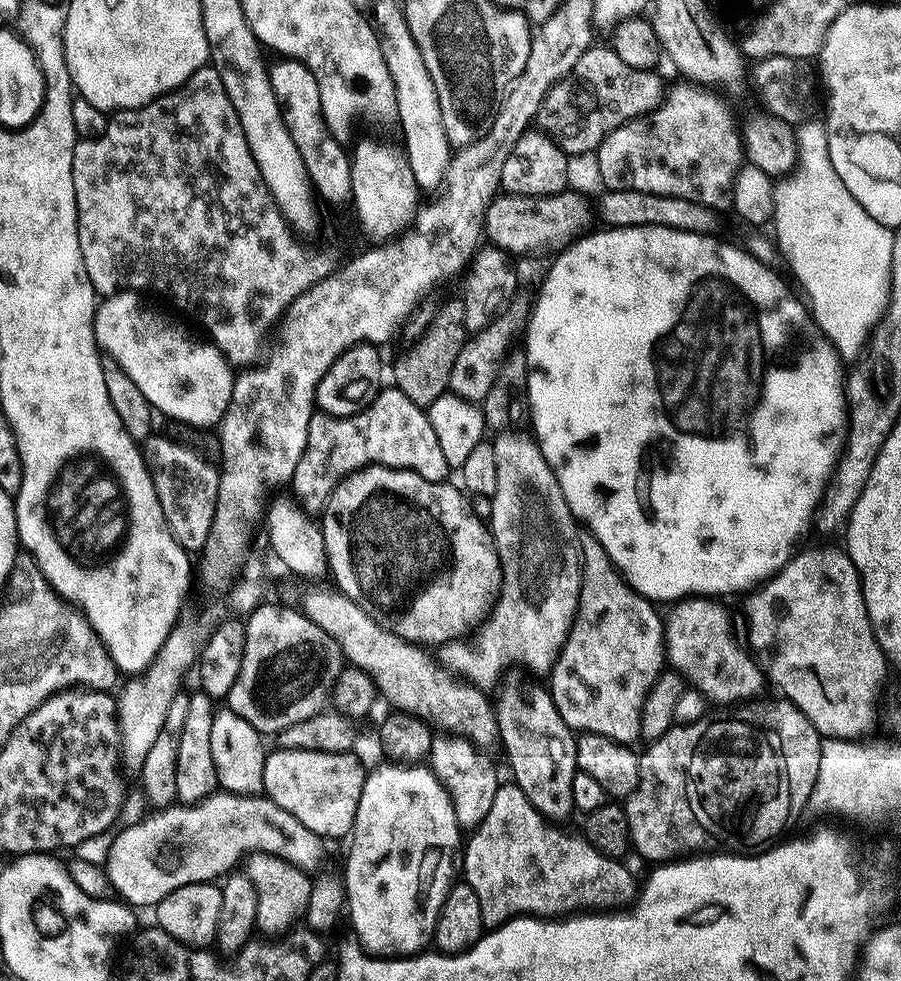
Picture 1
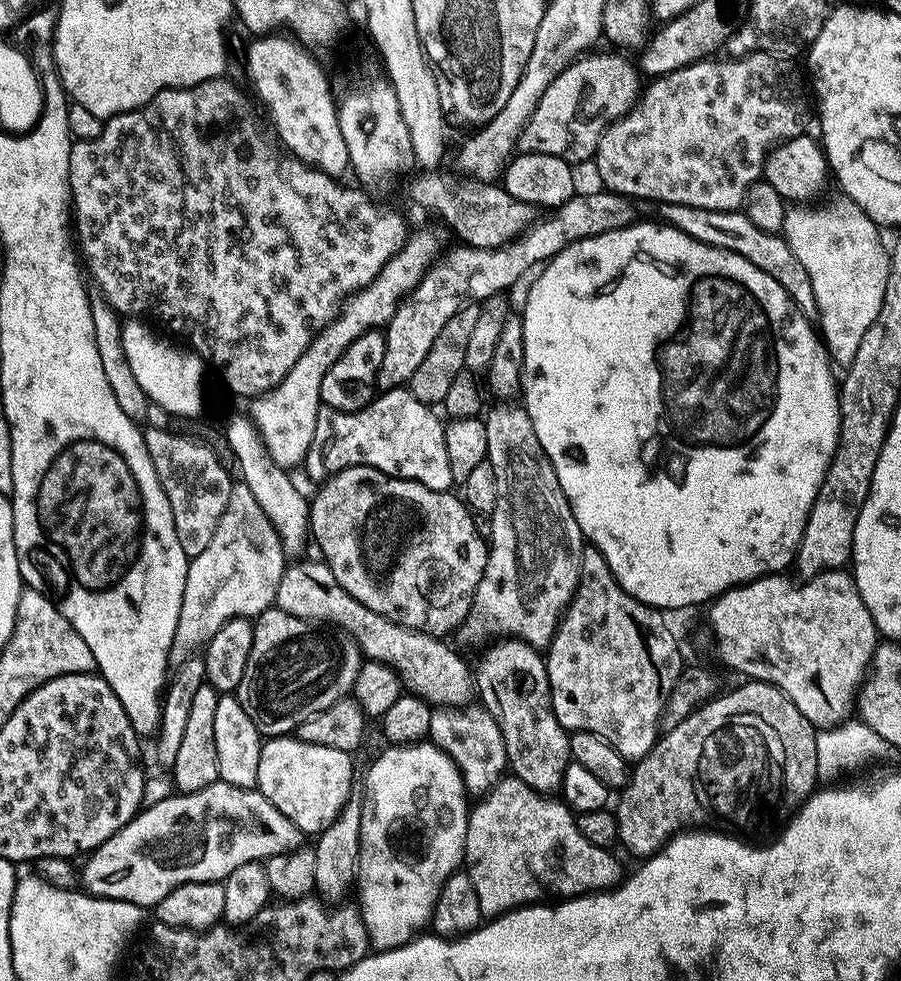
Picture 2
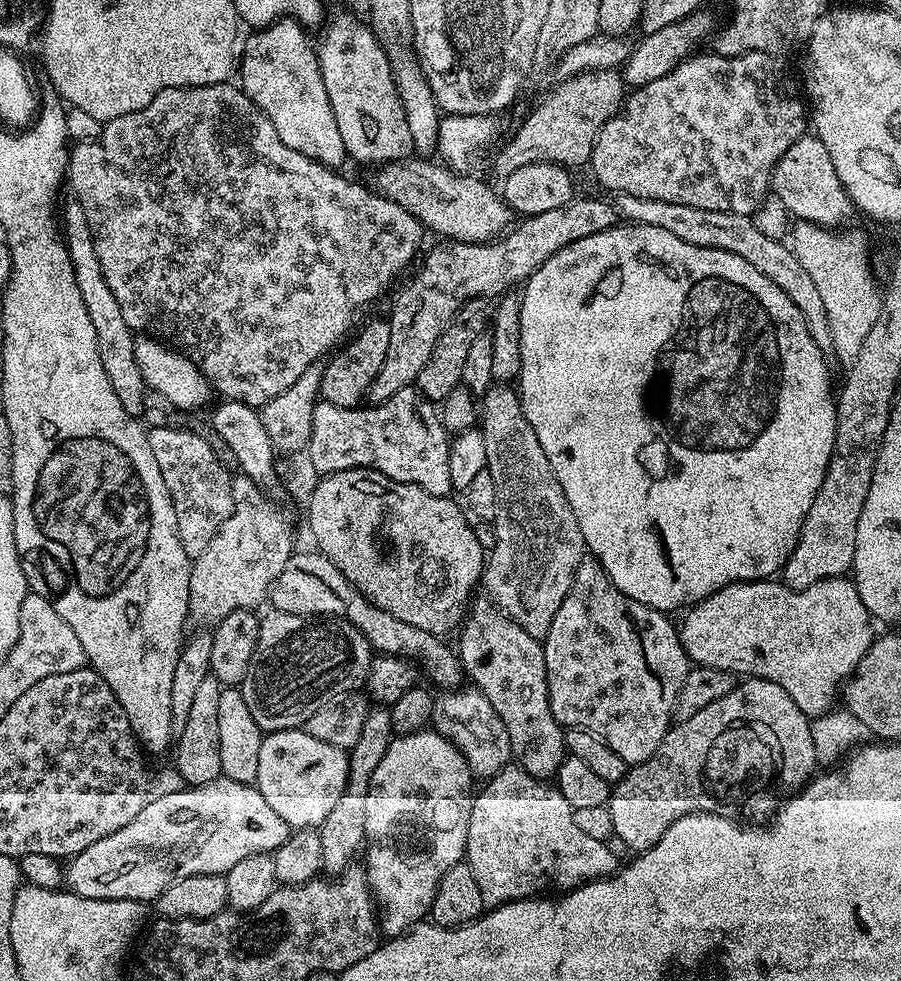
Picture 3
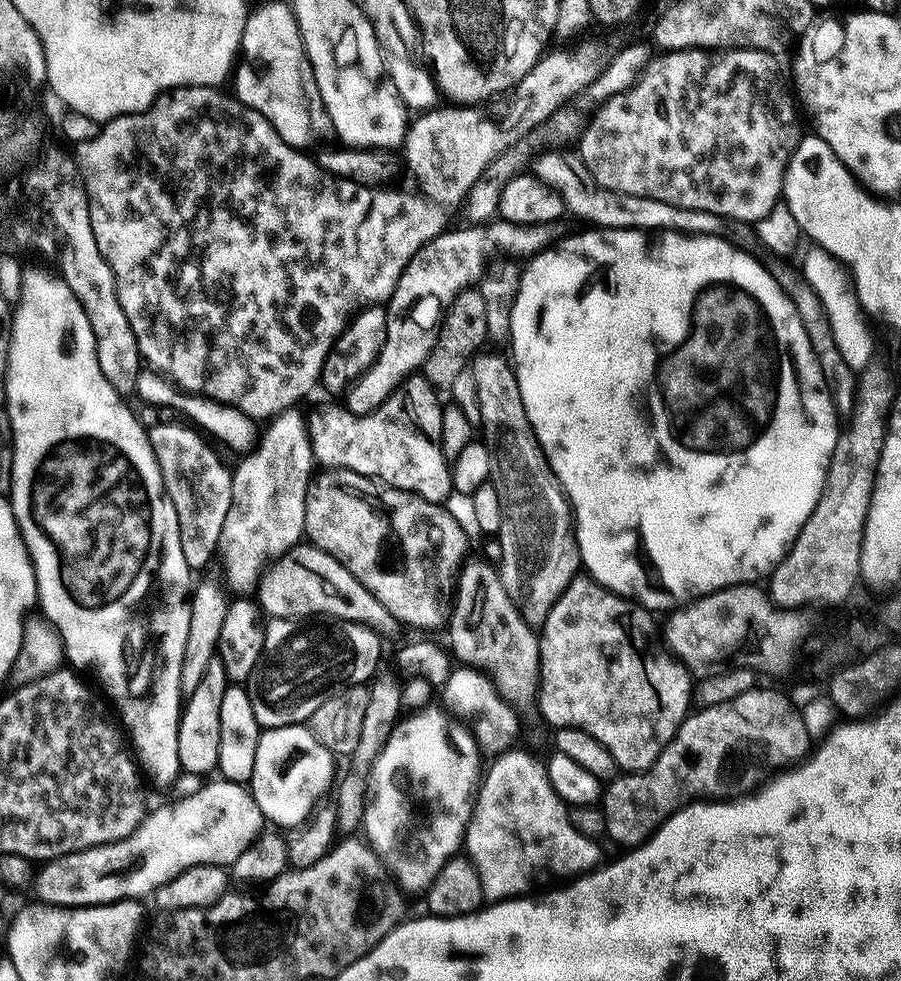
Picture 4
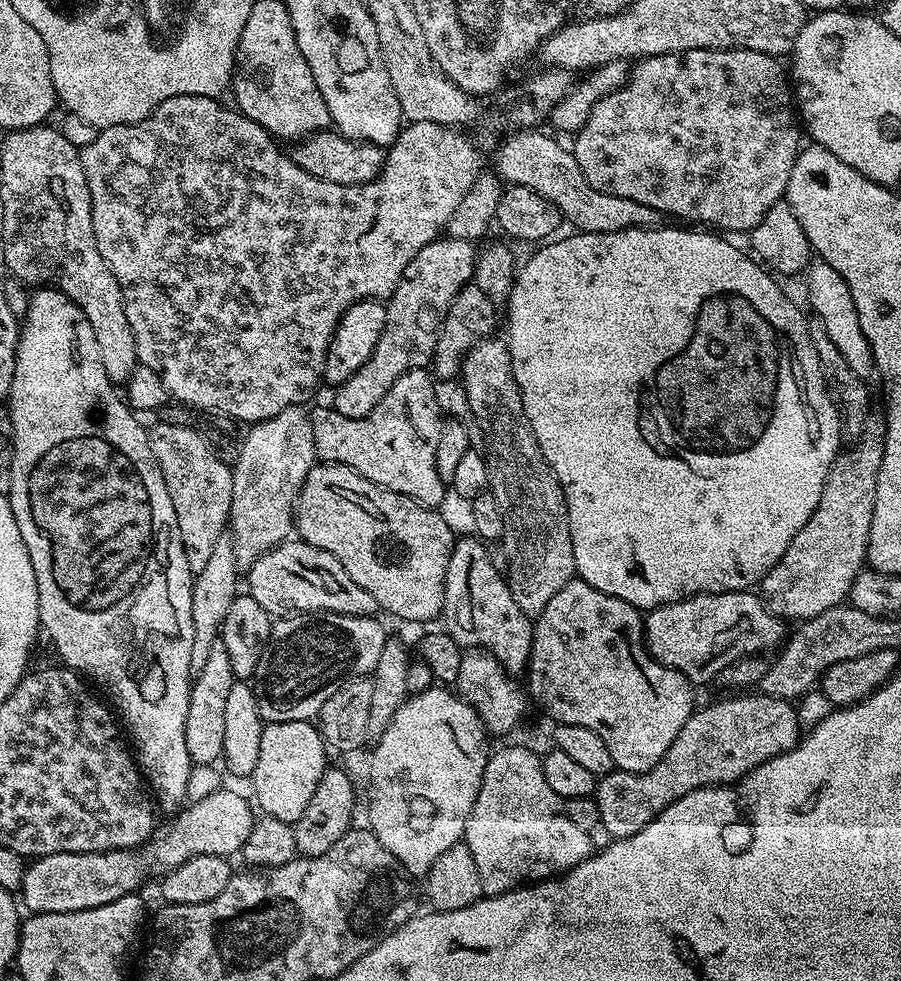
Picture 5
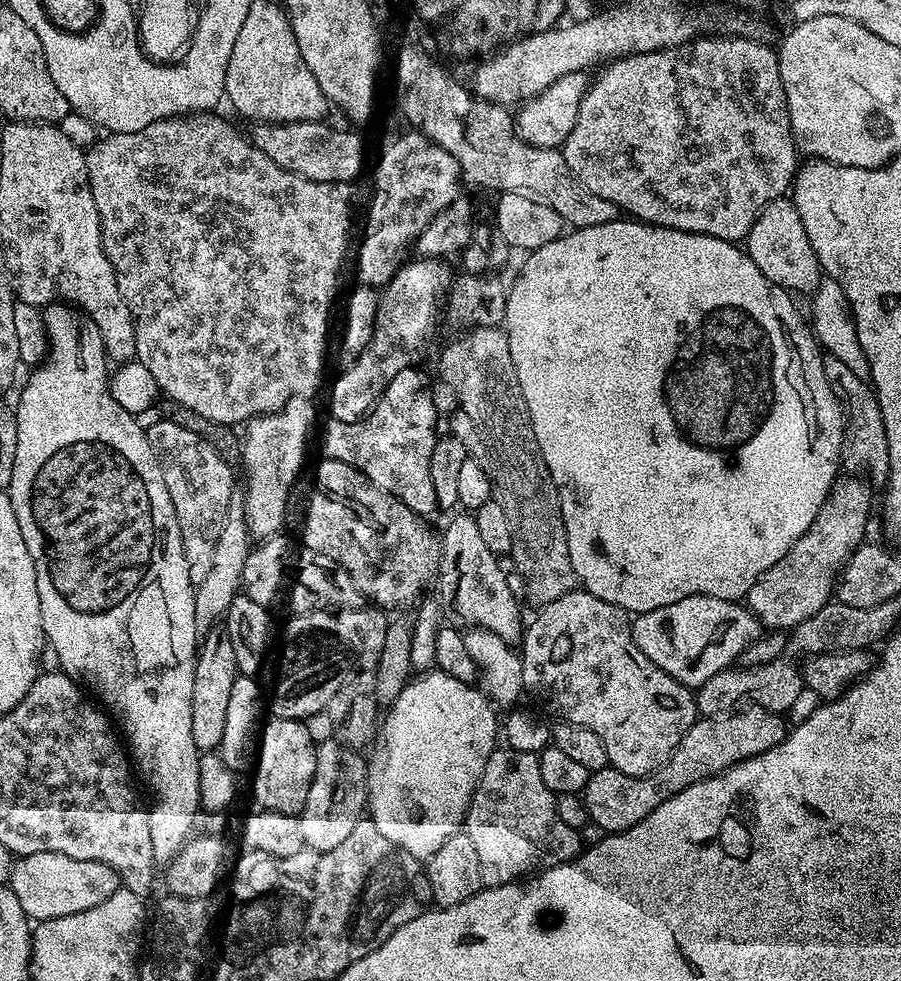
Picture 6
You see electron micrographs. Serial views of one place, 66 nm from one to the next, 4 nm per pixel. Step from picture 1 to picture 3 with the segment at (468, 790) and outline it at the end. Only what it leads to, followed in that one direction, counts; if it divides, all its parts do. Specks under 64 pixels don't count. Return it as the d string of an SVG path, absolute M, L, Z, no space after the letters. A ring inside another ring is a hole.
M475 686L467 687L440 694L444 696L437 695L430 724L436 733L445 736L462 753L473 777L480 779L481 776L481 781L487 782L503 768L509 767L512 760L510 734L506 734L506 726L502 718L498 718L498 710L490 706L486 694L482 694Z

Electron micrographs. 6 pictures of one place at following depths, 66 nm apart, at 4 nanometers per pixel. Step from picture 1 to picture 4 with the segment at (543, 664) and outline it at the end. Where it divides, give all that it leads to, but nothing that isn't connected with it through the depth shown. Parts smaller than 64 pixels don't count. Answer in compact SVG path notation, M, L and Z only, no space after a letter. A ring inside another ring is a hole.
M484 355L475 357L471 369L477 382L478 416L484 423L482 442L492 456L490 482L498 490L498 502L502 502L498 571L512 605L531 628L538 630L562 590L582 568L572 509L526 418L515 367L505 357L504 361L500 356Z

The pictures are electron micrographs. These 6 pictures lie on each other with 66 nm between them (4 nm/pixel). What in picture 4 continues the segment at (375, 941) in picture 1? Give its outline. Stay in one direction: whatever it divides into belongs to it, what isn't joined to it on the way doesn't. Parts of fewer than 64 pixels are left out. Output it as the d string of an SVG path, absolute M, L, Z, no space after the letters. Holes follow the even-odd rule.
M420 710L405 715L390 734L385 748L373 764L370 799L365 806L362 823L368 847L383 862L388 875L408 894L423 893L434 882L438 870L442 870L442 866L461 851L482 779L482 753L472 733L463 723L449 718L443 711L432 711Z

